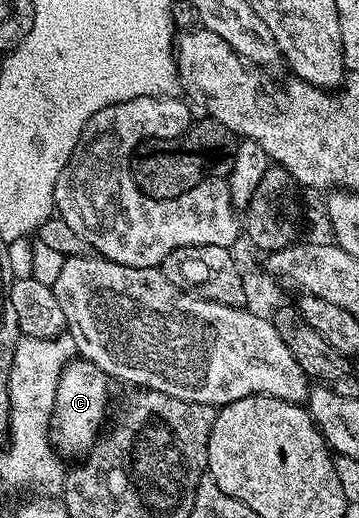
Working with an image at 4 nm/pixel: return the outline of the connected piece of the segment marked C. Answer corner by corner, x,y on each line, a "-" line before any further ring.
75,359
62,368
60,383
56,387
54,415
50,418
50,443
63,458
81,458
98,440
104,429
102,420
106,417
106,404
110,401
110,385
111,378
91,361

